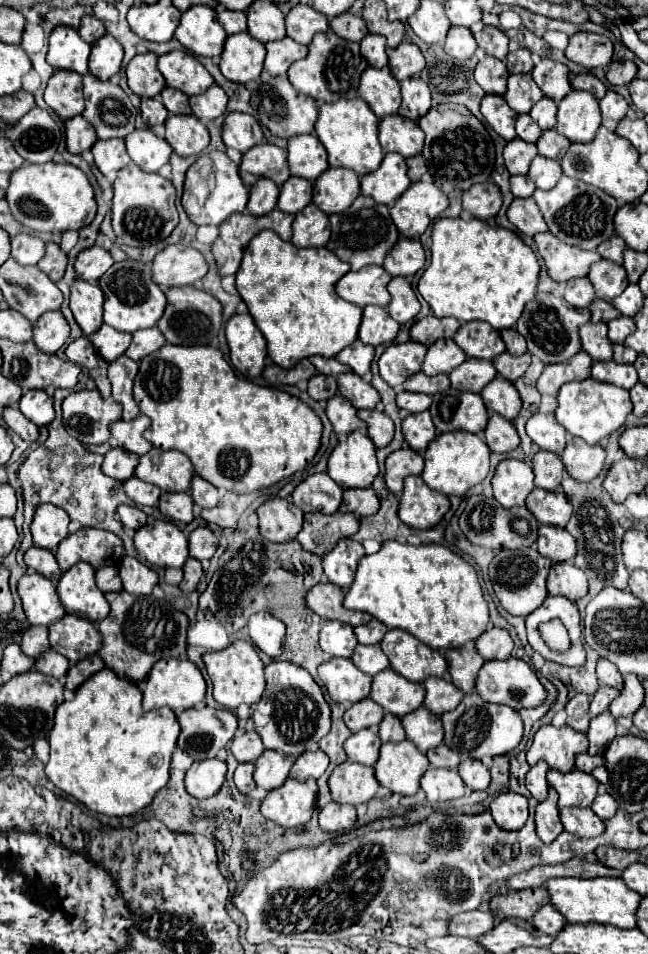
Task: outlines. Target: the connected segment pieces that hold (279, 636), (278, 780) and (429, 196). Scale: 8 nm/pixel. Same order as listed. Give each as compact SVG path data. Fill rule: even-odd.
M255 613L249 619L249 637L265 655L277 659L283 653L285 625L269 613Z
M263 751L263 755L259 755L255 763L257 787L263 787L265 791L281 787L293 763L295 763L295 757L291 755L283 755L279 751Z
M417 181L395 201L391 219L403 237L419 239L447 205L447 195L437 185Z

